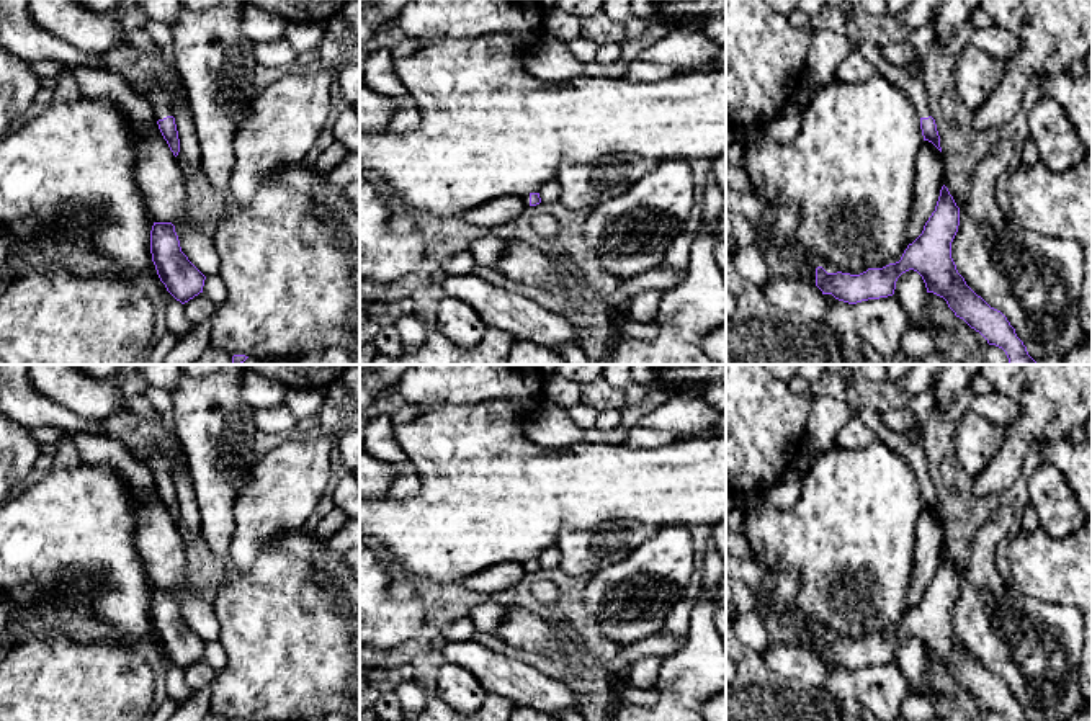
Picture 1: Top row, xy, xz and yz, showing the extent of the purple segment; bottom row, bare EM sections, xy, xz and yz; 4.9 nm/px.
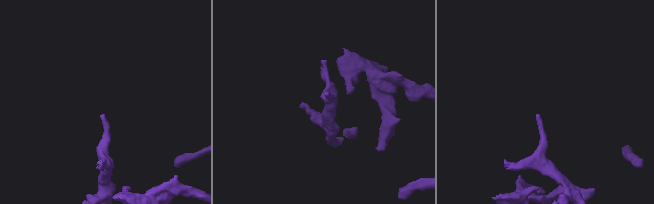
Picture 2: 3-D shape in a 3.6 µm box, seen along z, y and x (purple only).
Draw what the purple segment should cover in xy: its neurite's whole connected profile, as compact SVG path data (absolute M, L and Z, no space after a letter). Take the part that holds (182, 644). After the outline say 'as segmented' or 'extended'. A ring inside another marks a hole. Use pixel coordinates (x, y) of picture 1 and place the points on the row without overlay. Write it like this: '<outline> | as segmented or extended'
M154 589L150 620L160 647L181 670L203 659L206 643L181 618L175 592Z | as segmented

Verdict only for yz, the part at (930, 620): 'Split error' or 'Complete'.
Split error

